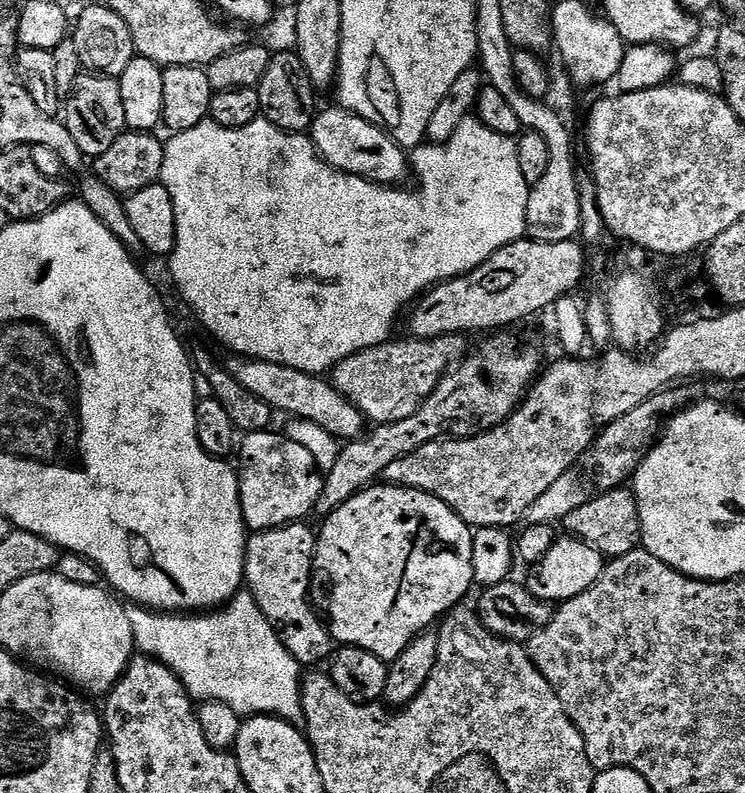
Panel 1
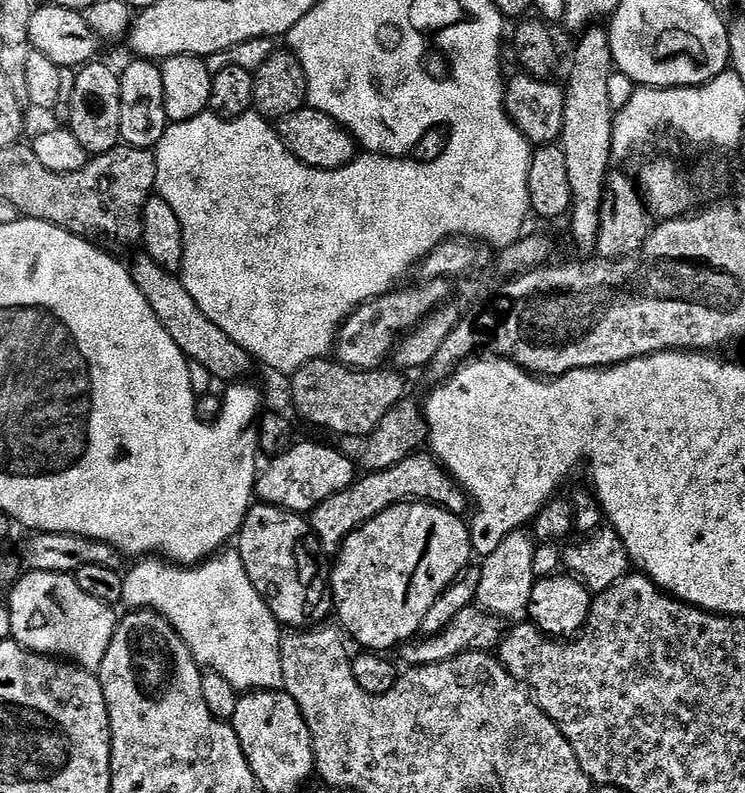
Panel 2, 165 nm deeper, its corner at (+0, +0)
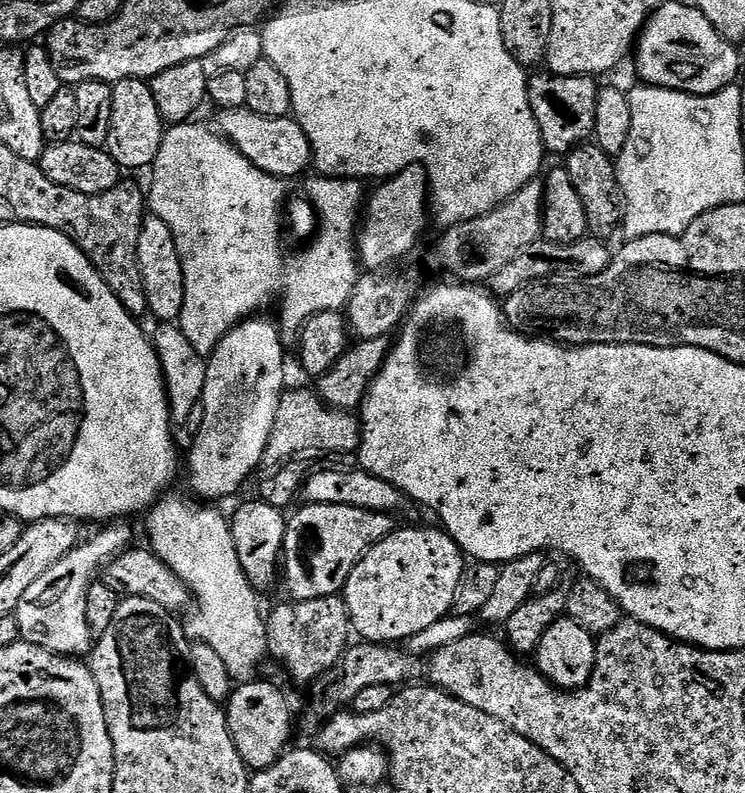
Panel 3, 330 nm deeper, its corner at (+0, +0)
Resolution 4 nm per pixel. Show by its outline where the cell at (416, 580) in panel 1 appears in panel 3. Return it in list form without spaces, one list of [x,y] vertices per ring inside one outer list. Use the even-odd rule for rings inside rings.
[[[397,527],[354,566],[342,599],[361,641],[387,645],[403,642],[453,611],[466,557],[447,532],[436,528]]]

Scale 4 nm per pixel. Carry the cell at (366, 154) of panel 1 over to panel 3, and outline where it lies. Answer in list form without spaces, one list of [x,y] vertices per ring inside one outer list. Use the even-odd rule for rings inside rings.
[[[235,108],[229,112],[221,111],[219,135],[223,136],[232,147],[254,165],[271,176],[289,178],[300,176],[309,170],[312,161],[311,142],[296,119],[291,115],[282,118],[266,118],[262,114],[254,114],[249,108]]]

